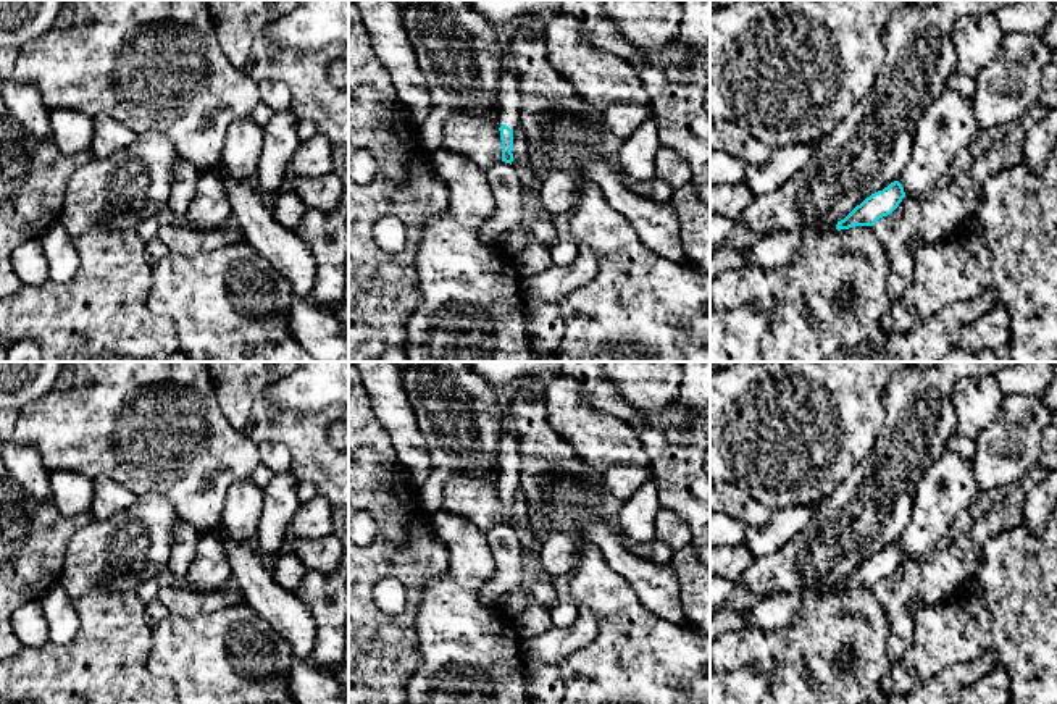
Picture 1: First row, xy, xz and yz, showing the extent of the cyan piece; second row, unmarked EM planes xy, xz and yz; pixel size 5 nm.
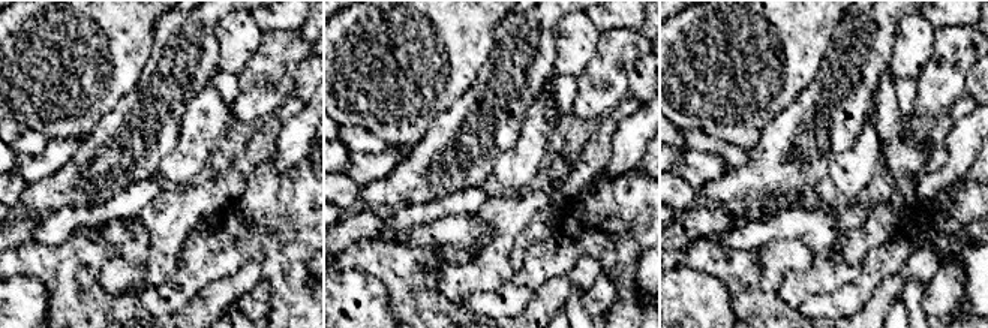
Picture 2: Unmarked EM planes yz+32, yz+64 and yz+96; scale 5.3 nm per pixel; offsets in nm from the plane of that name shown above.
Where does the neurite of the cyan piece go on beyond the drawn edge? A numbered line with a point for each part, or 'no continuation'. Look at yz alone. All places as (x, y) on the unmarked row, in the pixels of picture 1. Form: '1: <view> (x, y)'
1: yz (770, 612)

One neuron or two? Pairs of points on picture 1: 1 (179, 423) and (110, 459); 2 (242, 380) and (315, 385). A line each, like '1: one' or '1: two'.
1: one
2: two

